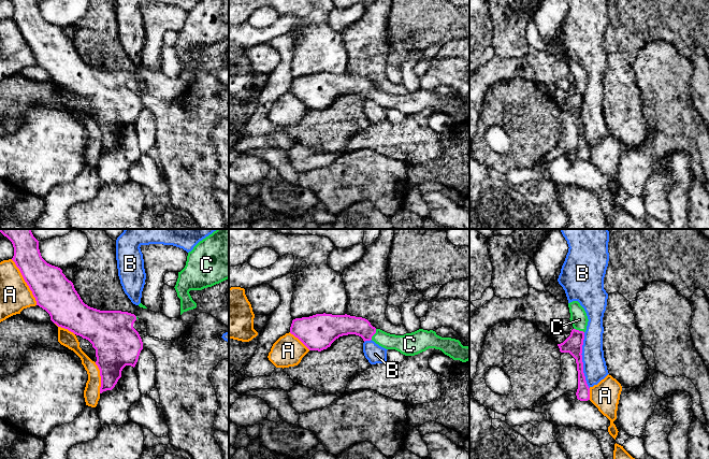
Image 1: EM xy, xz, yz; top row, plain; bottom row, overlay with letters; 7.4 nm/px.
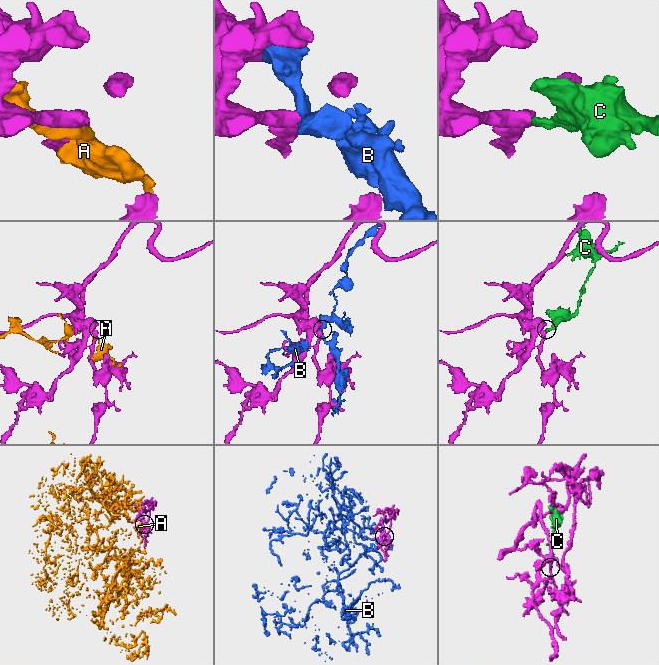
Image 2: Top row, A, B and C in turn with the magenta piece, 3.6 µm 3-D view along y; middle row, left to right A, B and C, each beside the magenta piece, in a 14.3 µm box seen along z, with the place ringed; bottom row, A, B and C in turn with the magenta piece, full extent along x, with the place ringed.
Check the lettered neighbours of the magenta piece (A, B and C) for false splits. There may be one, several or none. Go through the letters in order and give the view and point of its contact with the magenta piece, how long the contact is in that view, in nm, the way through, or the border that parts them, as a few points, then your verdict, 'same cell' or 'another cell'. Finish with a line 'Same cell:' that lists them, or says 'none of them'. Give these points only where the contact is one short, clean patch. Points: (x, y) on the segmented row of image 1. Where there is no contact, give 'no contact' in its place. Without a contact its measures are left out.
A: meets magenta in xy at (25, 281); contact 400 nm long; another cell
B: meets magenta in yz at (581, 360); contact 420 nm long; another cell
C: meets magenta in xz at (374, 333); contact 90 nm long; runs through xz (342, 325), (360, 326), (374, 333), (387, 341), (405, 344); same cell
Same cell: C

